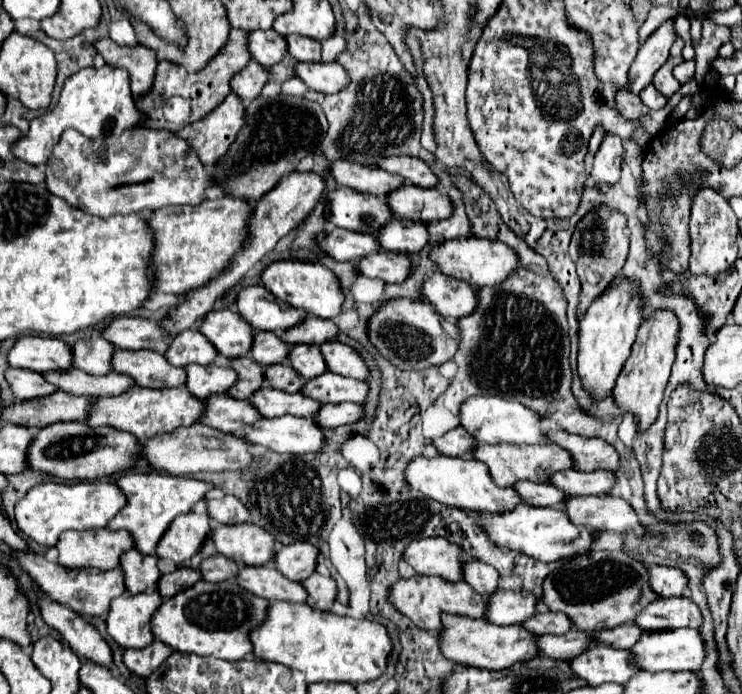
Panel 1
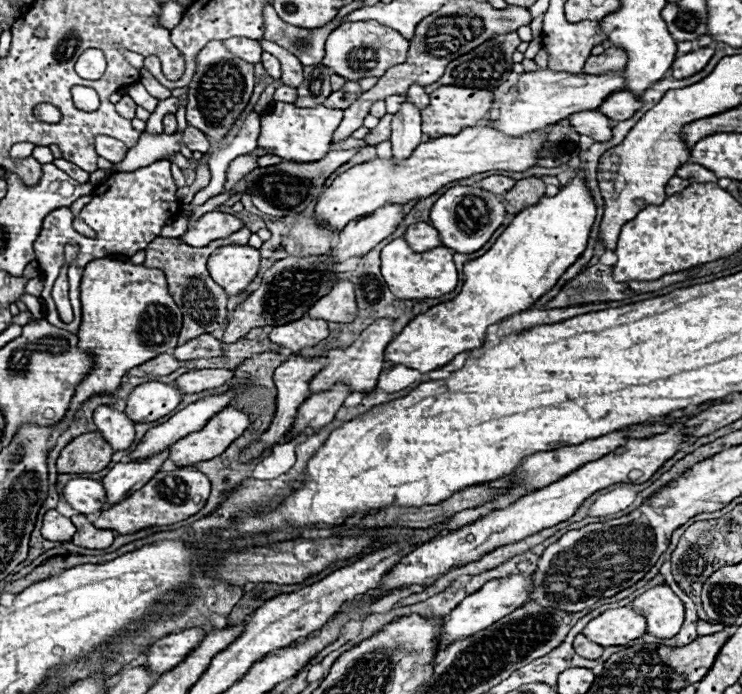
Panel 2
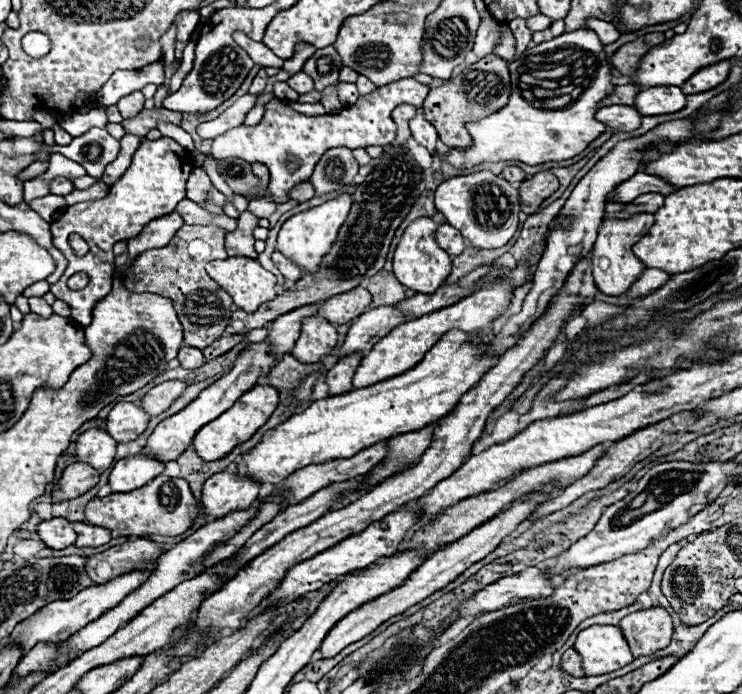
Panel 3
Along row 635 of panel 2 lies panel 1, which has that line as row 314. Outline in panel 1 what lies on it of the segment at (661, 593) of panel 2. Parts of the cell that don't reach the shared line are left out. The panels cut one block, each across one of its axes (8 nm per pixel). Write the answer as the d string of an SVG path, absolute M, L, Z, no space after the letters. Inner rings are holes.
M668 308L654 310L652 316L642 322L638 330L638 338L632 346L632 354L626 360L616 380L616 386L614 386L616 402L622 406L624 412L638 416L640 430L646 430L658 416L658 406L662 402L662 394L664 394L664 388L670 376L670 368L676 360L678 332L680 332L680 322L672 310Z

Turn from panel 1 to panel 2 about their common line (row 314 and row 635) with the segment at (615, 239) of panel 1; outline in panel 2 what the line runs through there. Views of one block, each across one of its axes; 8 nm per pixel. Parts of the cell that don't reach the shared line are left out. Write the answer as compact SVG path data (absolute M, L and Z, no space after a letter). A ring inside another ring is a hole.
M578 634L576 636L576 640L574 640L574 650L582 656L582 658L588 658L588 660L596 660L596 658L600 658L602 656L602 646L598 646L598 644L594 644L594 642L590 642L586 636L582 636L582 634Z

